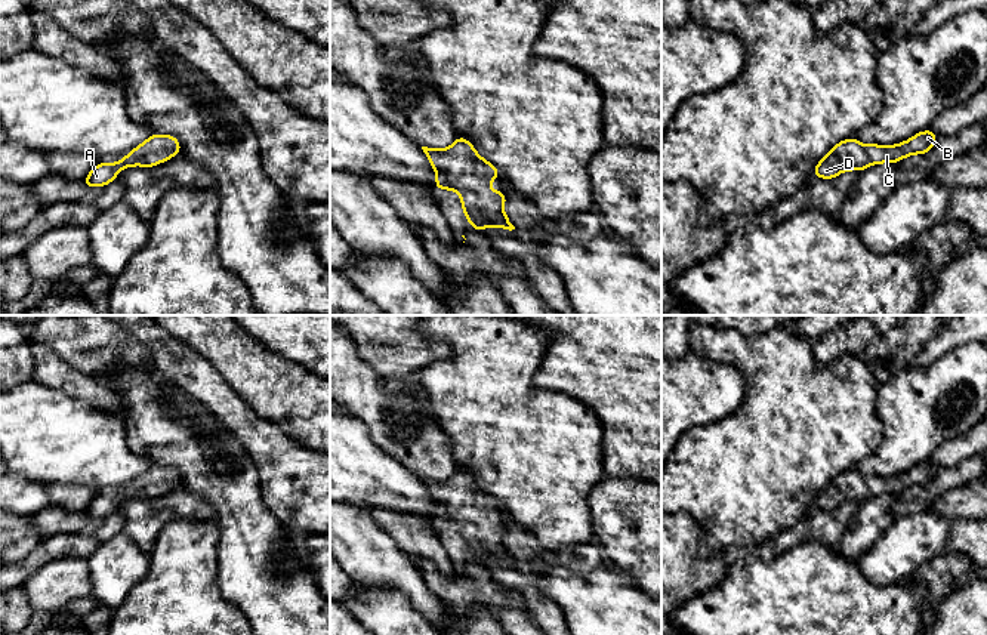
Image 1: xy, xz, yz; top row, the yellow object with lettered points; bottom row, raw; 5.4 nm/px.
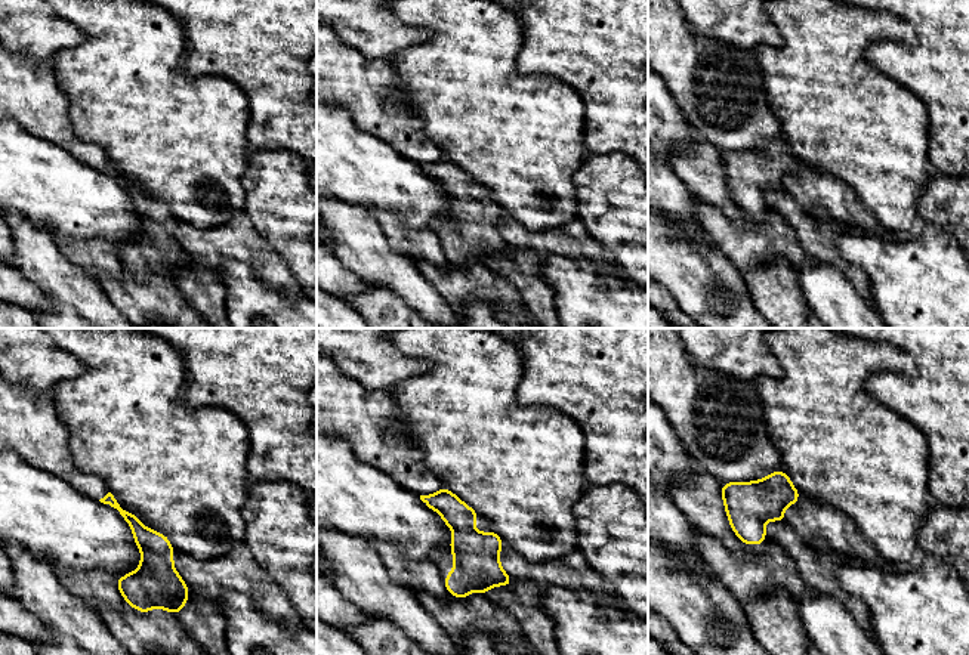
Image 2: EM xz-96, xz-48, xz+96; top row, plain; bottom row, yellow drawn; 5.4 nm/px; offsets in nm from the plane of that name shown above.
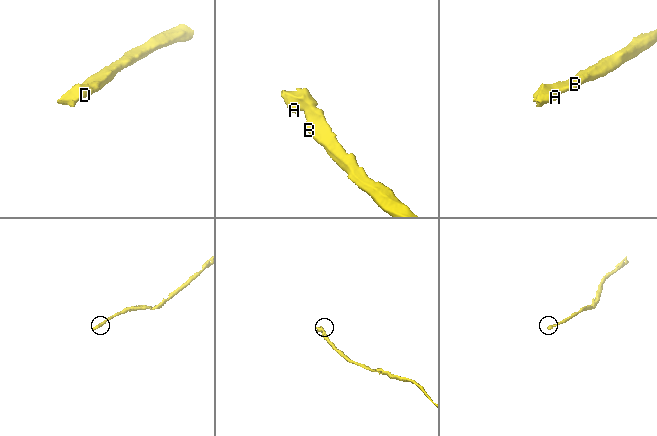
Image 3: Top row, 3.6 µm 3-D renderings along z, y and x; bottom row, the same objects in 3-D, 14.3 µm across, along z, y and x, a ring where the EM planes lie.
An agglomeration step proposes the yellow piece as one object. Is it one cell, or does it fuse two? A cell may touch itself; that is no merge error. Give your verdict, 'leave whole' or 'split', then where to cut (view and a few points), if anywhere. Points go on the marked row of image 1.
leave whole; cut none

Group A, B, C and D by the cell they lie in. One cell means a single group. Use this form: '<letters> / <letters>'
A B C D

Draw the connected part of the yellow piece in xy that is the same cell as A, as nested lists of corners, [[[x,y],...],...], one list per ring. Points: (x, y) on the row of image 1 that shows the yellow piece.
[[[152,133],[146,141],[124,155],[117,163],[98,163],[83,181],[87,188],[107,187],[120,170],[132,166],[144,166],[146,169],[164,163],[181,154],[181,142],[172,135]]]

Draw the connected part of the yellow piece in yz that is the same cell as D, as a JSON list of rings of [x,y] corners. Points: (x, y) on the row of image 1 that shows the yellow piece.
[[[928,129],[916,133],[901,144],[882,147],[877,144],[861,145],[854,136],[838,142],[827,155],[814,167],[814,176],[833,179],[842,172],[863,172],[870,164],[898,163],[913,154],[928,154],[937,144],[937,135]]]

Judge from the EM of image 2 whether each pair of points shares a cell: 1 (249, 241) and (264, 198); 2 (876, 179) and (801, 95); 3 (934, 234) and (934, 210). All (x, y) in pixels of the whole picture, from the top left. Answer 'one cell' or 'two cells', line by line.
1: two cells
2: one cell
3: two cells

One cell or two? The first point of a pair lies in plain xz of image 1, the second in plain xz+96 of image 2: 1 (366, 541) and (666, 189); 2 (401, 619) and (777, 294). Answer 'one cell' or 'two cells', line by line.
1: one cell
2: two cells

